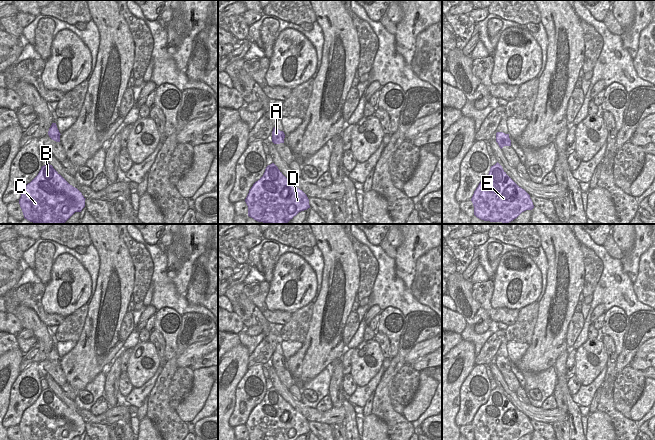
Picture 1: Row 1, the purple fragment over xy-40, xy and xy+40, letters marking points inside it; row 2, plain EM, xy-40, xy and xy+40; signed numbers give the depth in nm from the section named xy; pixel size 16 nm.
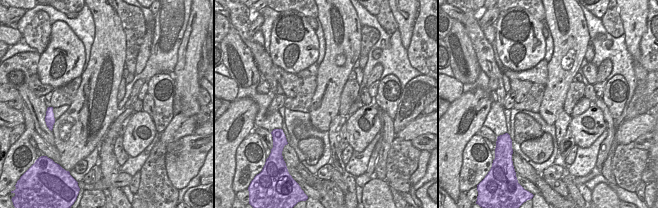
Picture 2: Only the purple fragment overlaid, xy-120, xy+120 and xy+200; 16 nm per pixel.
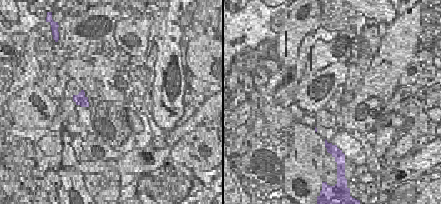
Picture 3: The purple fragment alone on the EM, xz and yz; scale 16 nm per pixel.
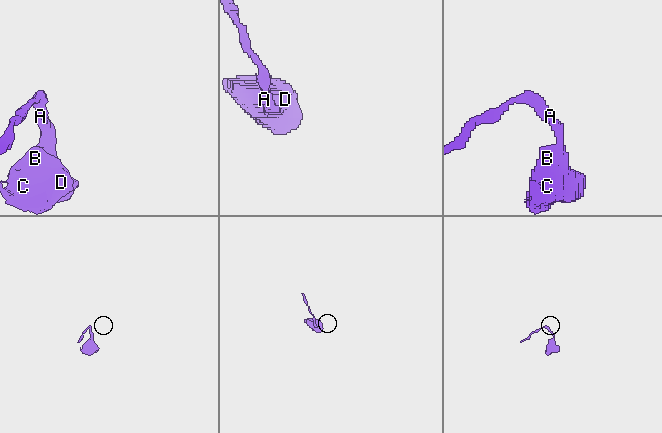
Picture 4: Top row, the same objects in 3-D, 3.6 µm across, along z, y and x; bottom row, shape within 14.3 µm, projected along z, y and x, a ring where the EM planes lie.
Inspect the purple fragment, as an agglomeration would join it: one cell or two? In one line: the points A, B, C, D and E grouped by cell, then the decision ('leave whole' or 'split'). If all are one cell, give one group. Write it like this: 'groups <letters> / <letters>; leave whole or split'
groups A B C D E; leave whole

